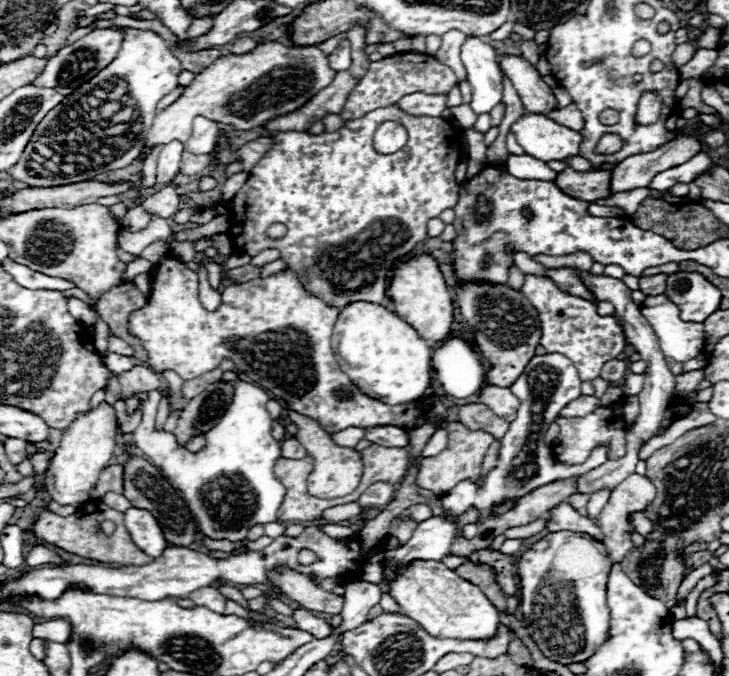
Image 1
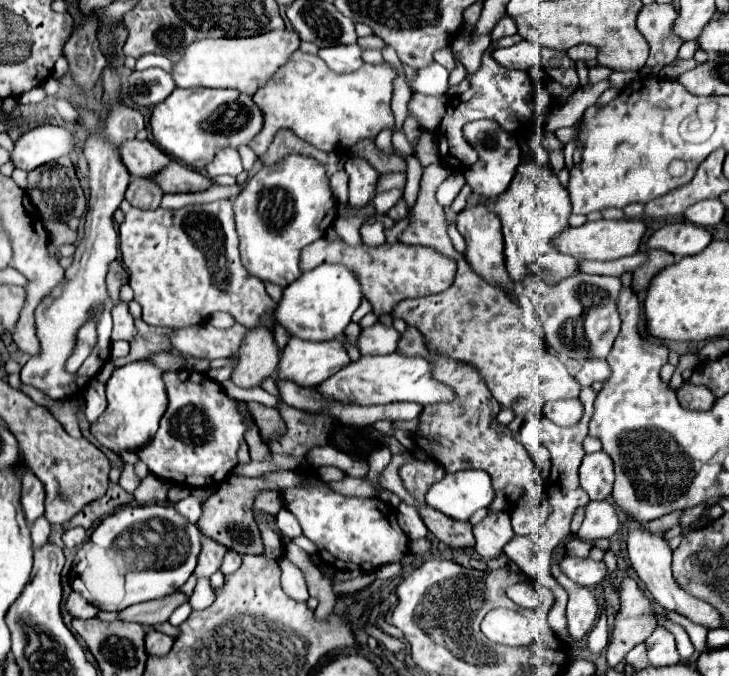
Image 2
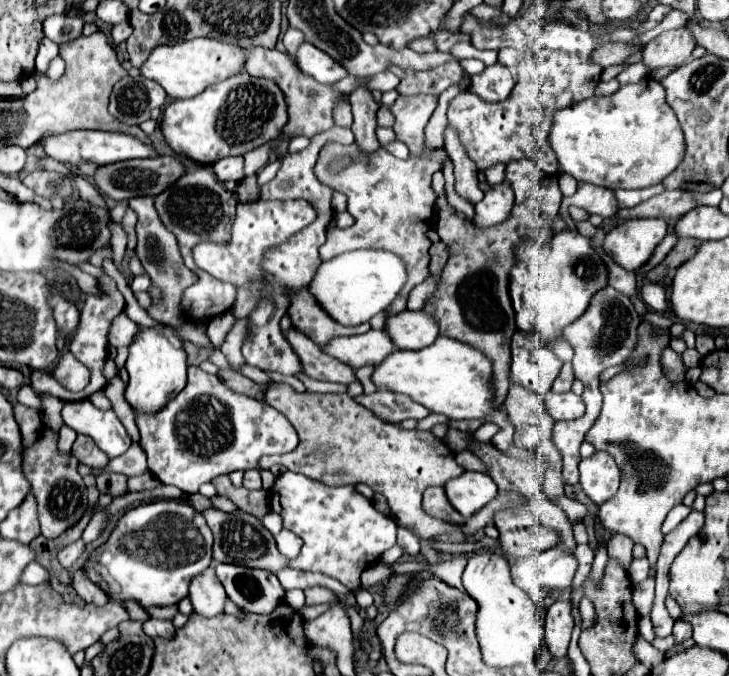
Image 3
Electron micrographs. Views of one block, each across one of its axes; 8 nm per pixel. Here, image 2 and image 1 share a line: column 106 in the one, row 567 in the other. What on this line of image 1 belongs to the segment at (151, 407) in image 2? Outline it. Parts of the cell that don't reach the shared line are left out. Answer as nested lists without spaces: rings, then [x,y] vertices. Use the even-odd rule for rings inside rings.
[[[414,560],[404,574],[396,574],[396,564],[380,562],[384,578],[390,582],[390,596],[398,602],[400,610],[416,620],[430,636],[456,638],[456,640],[484,640],[492,638],[498,628],[498,610],[484,596],[484,592],[460,578],[454,570],[436,560]]]

